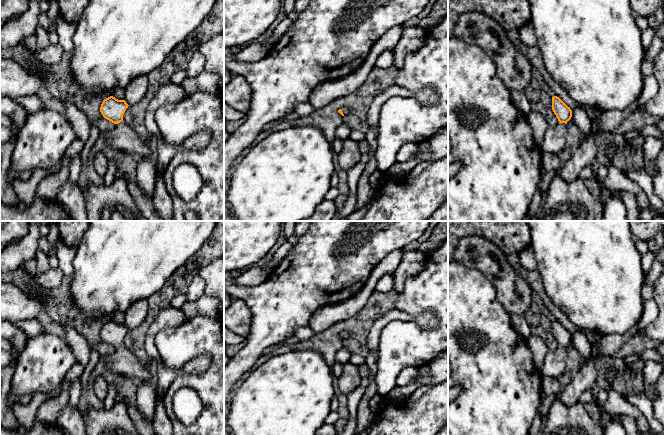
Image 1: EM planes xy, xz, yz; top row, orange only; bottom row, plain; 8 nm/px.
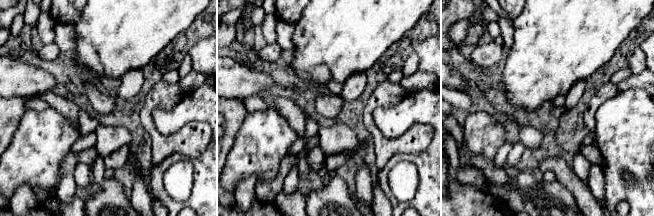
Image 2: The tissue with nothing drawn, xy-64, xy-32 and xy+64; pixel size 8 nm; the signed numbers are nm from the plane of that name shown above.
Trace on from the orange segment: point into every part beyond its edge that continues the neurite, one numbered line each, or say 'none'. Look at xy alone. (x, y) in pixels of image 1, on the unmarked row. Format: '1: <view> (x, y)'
1: xy (121, 361)

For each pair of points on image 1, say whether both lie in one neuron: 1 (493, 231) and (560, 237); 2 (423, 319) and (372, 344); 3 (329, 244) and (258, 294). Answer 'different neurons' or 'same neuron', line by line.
1: different neurons
2: same neuron
3: same neuron

